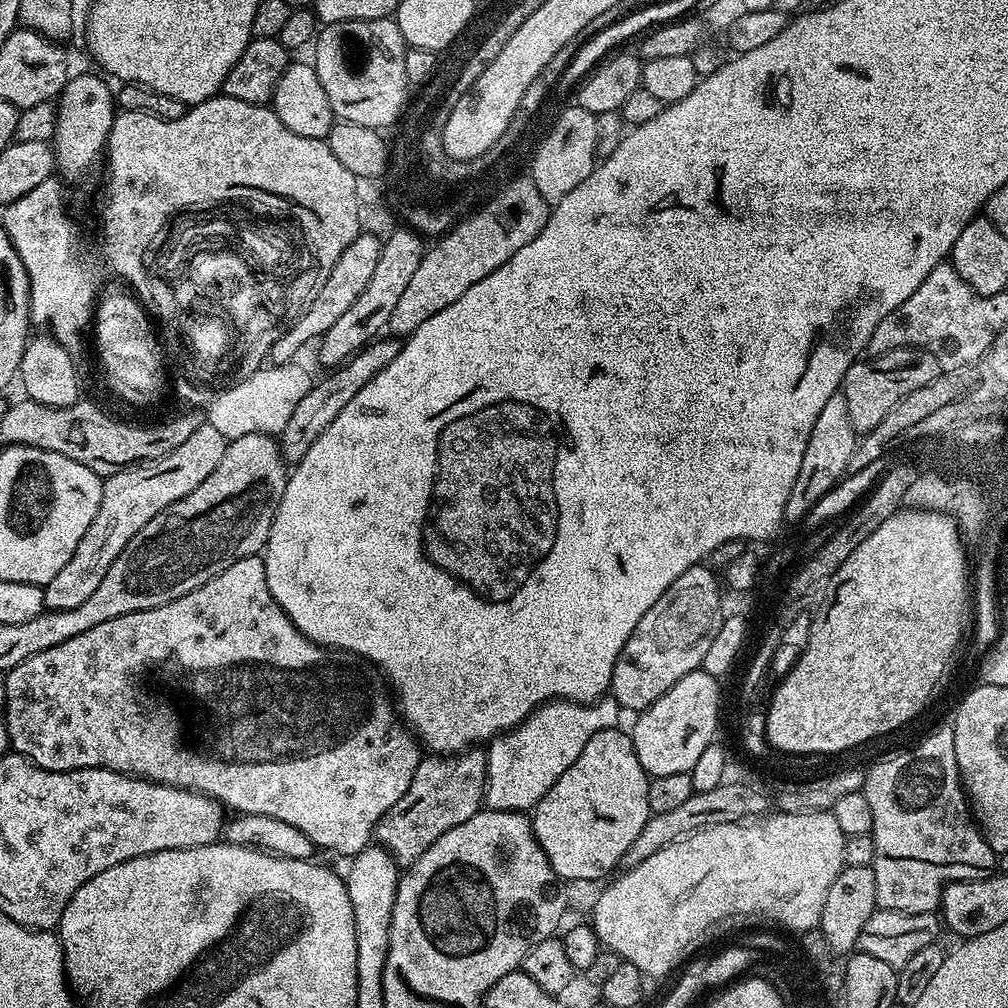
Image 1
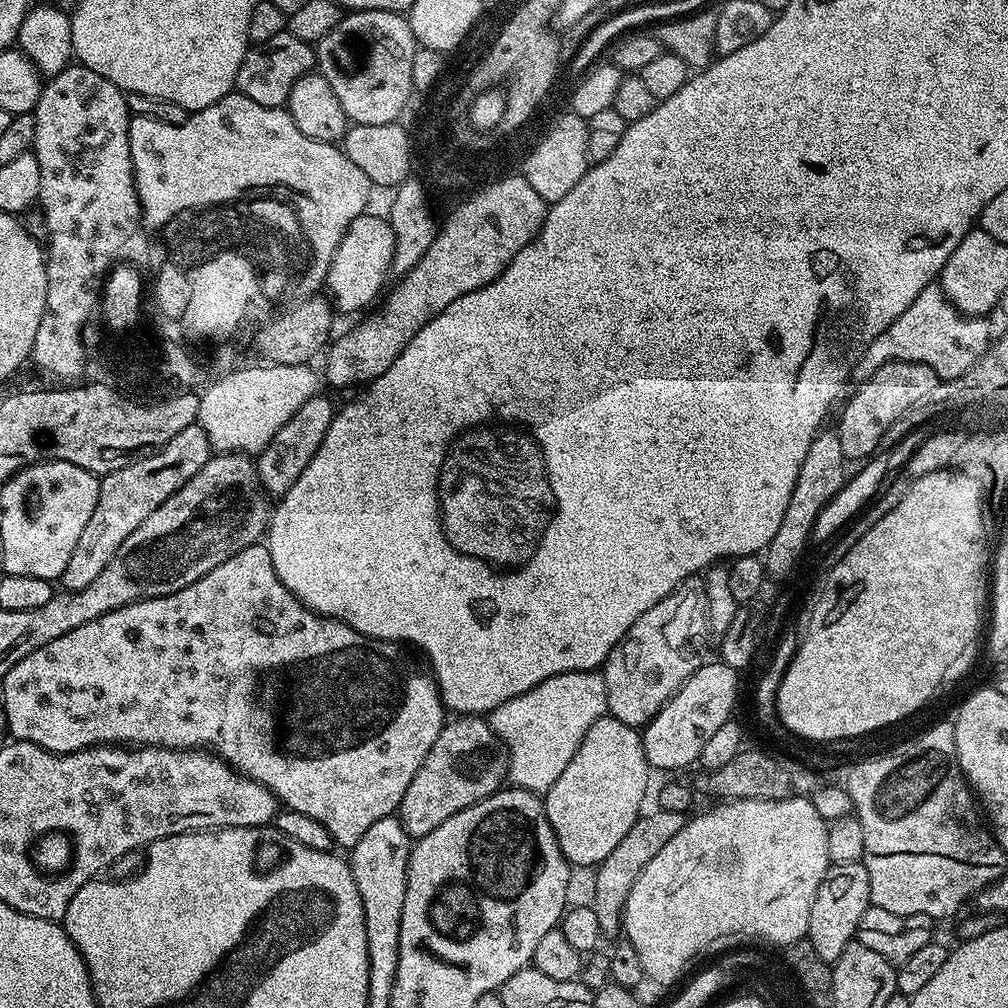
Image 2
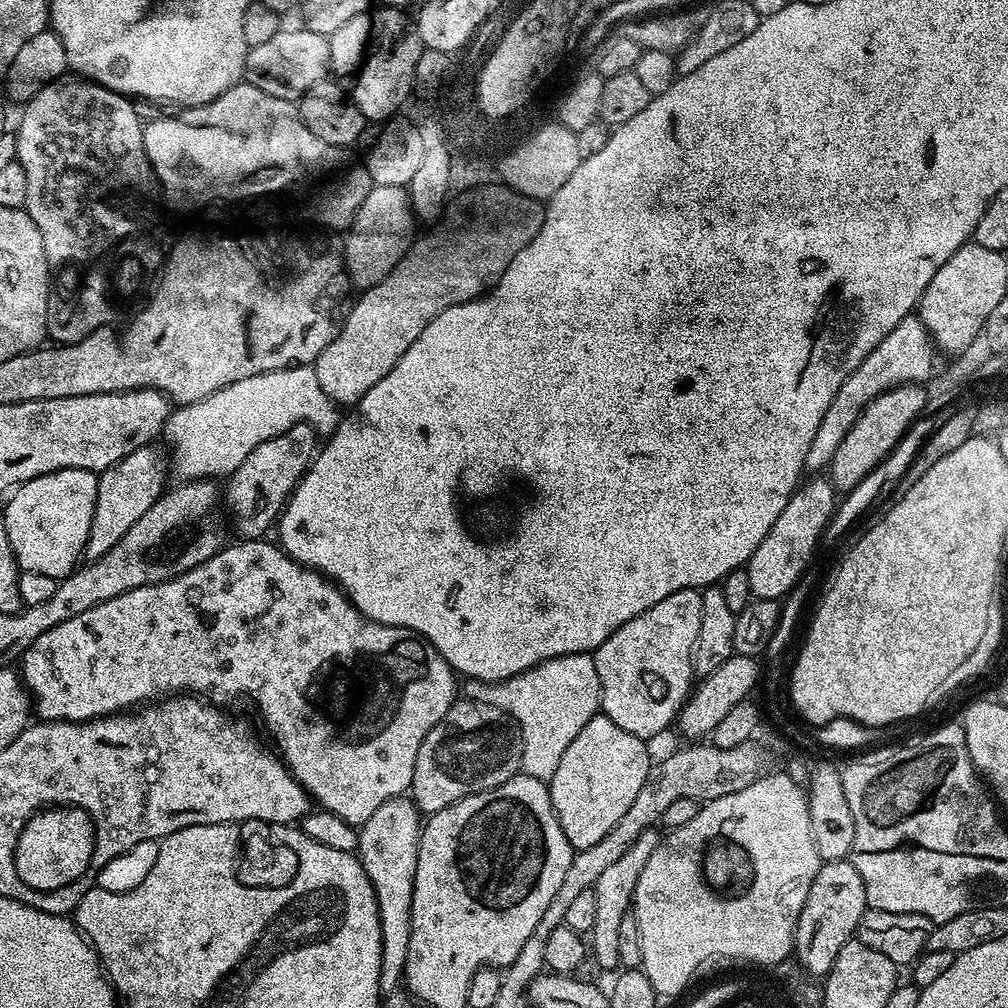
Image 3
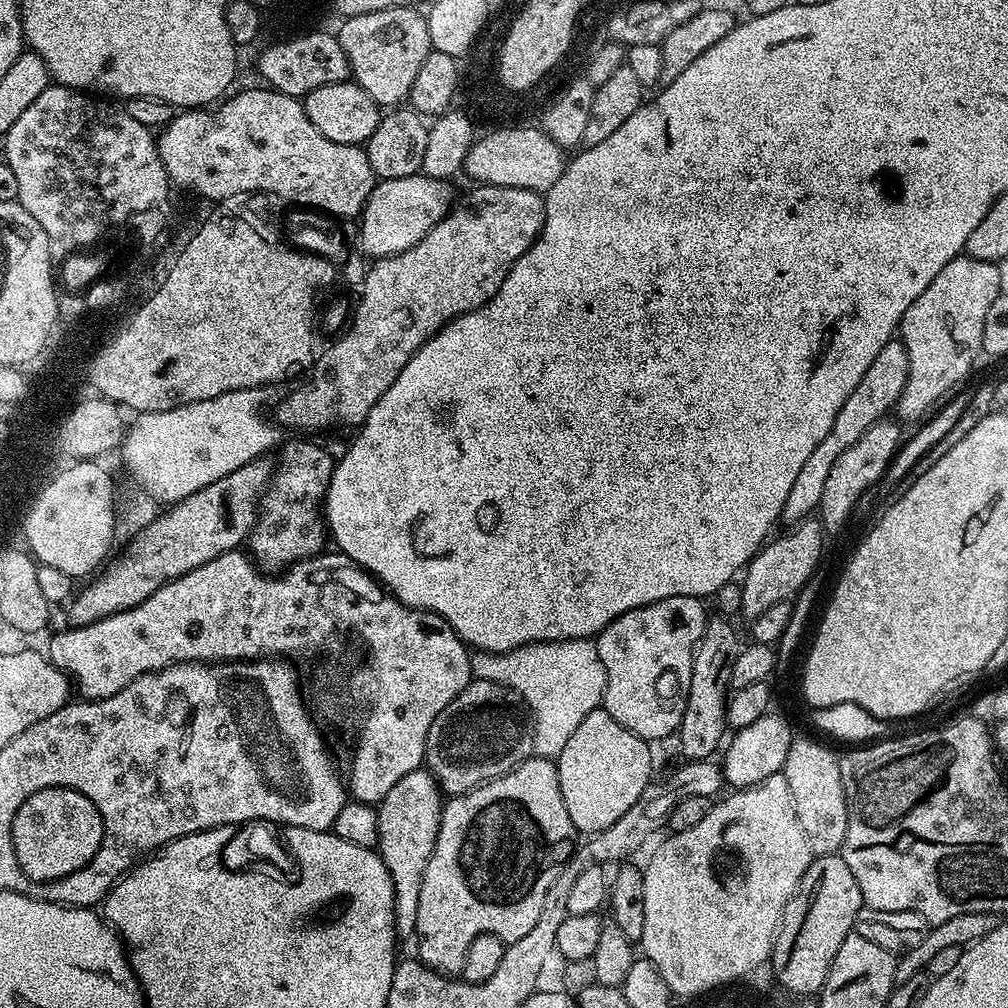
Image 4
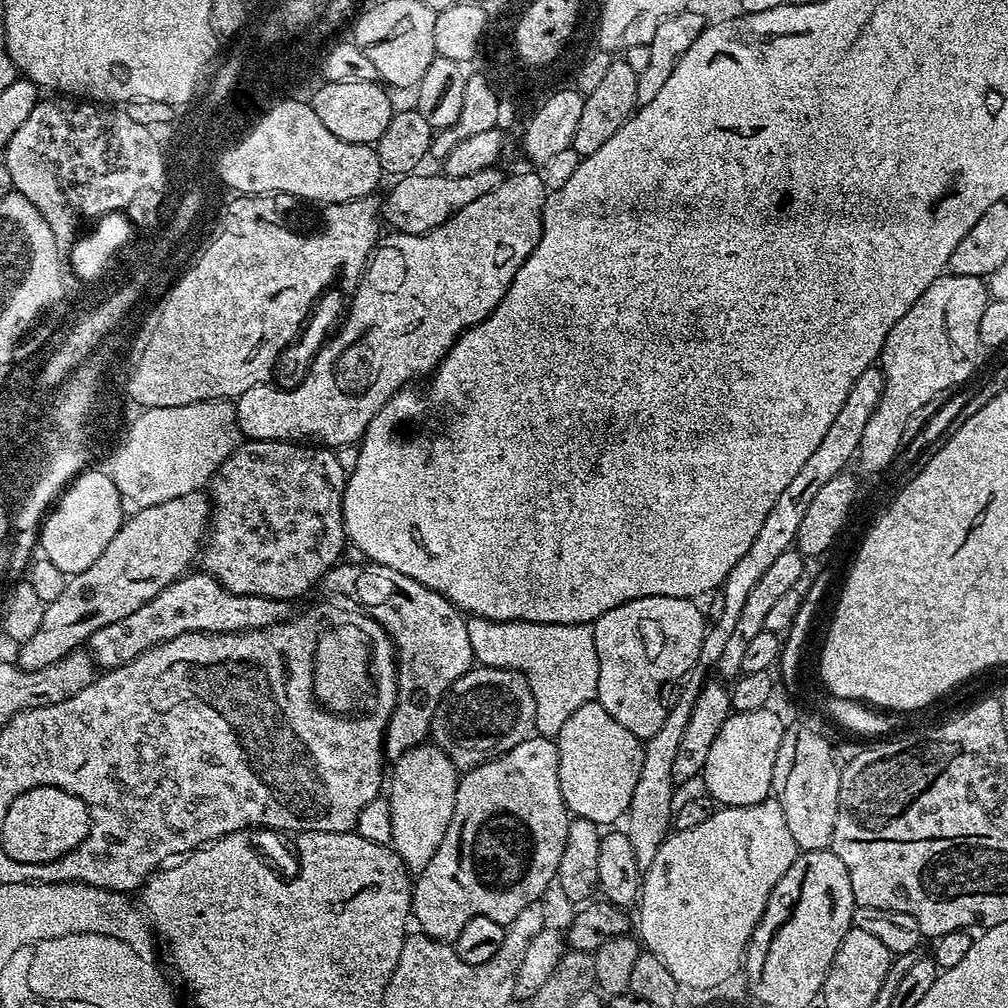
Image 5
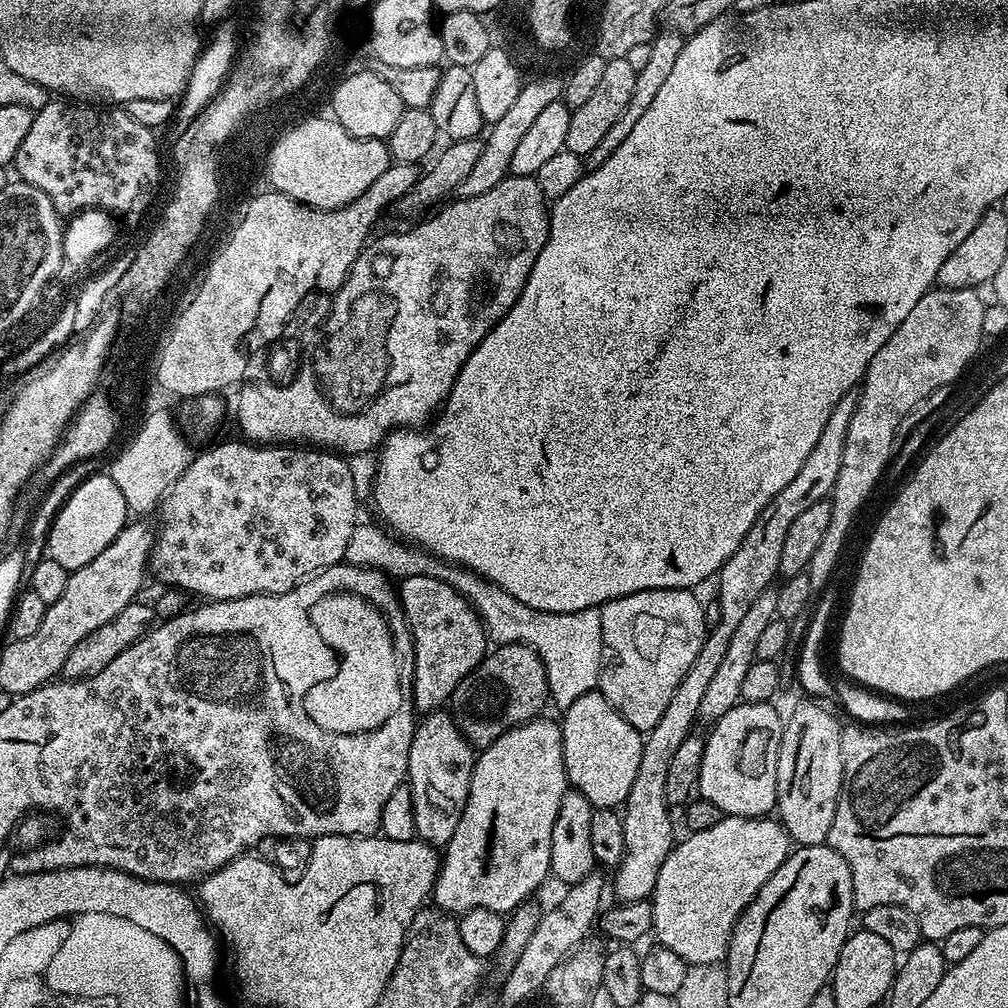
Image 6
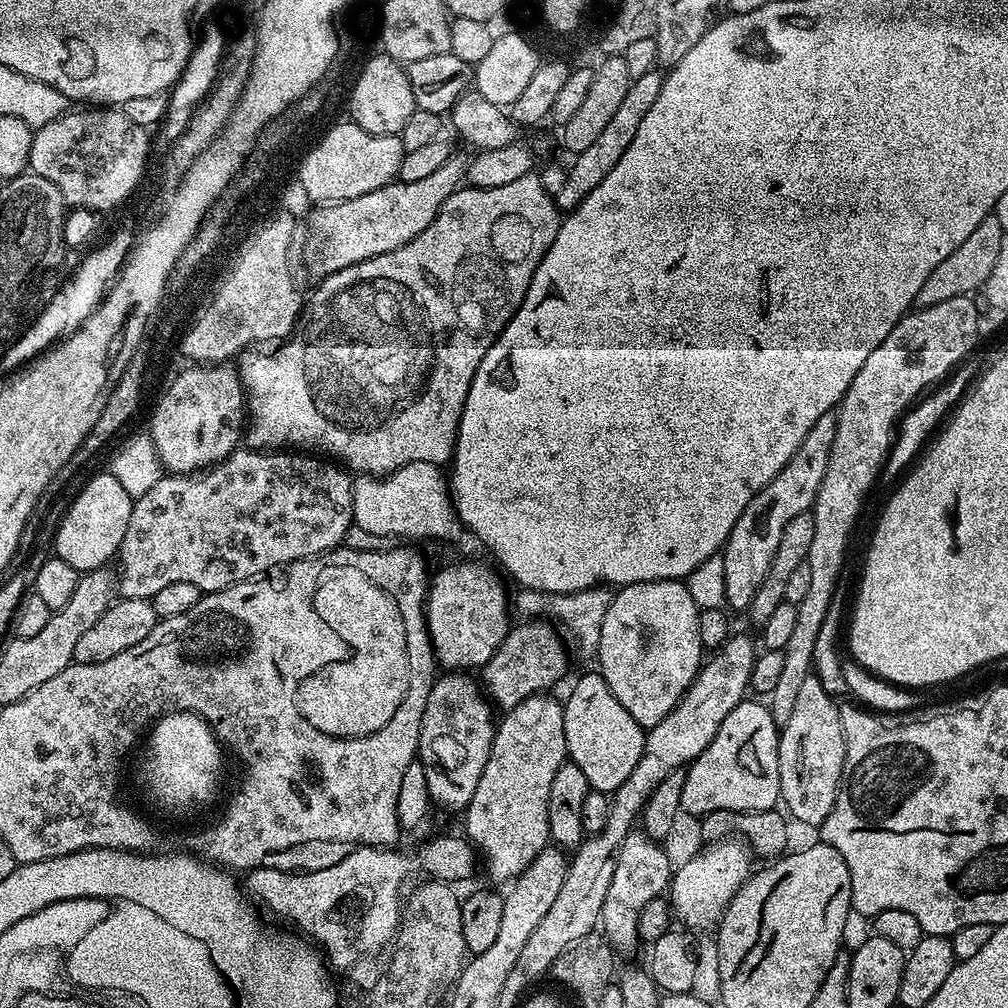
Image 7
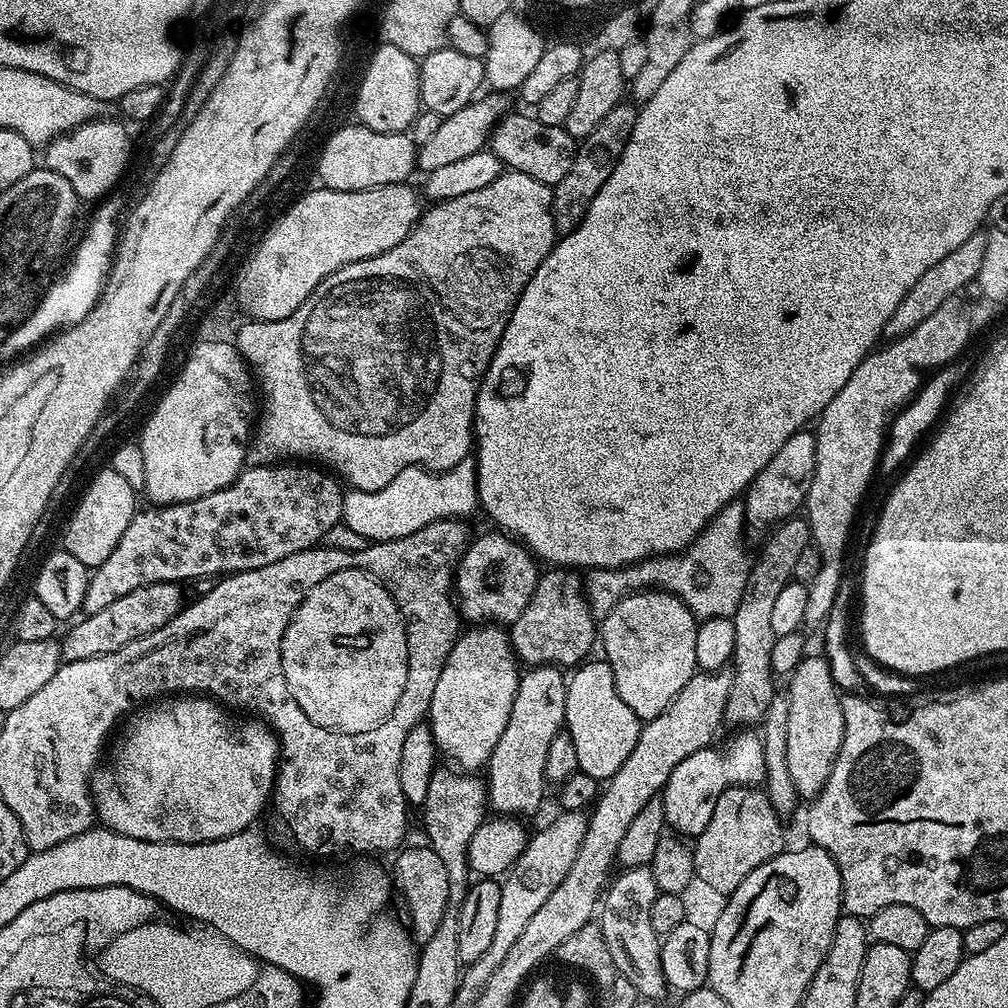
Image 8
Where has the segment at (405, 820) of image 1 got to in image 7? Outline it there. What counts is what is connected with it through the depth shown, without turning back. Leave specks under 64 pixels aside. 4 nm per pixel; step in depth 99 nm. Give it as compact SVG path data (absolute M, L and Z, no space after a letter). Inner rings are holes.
M532 618L527 622L520 622L517 628L516 625L509 627L506 638L482 668L483 691L497 709L500 707L500 710L507 710L518 706L518 702L526 698L547 693L567 674L568 652L555 630L557 631L544 618Z

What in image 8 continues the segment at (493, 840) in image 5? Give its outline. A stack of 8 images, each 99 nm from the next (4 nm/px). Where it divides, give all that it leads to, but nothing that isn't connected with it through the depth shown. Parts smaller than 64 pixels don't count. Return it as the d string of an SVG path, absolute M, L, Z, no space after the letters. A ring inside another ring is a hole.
M555 663L529 667L520 677L518 694L510 710L510 722L498 738L492 756L486 765L488 802L500 814L532 812L540 804L546 785L546 756L550 754L550 742L564 727L564 707L568 693L565 673Z

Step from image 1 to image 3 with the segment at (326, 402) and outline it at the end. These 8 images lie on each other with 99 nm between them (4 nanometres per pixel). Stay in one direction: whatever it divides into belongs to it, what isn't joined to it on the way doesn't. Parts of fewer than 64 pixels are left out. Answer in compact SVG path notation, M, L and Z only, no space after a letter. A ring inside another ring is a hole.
M307 423L290 426L277 437L262 442L246 455L226 484L226 504L232 507L232 520L241 537L258 540L265 535L268 527L277 523L292 491L300 482L300 477L308 470L317 451L318 435L316 429Z

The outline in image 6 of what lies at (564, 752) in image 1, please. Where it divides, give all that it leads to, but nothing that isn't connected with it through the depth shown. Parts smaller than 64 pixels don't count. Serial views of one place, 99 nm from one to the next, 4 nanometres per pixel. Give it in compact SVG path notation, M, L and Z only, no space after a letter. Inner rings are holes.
M357 523L346 546L344 560L347 563L359 568L379 568L392 578L429 576L444 580L454 590L462 593L480 613L480 621L493 645L525 644L540 655L548 679L548 695L551 703L557 704L557 709L569 708L571 704L578 702L578 698L582 698L582 694L593 691L599 685L600 670L606 660L600 608L587 608L566 614L534 610L518 602L518 598L506 594L502 586L484 579L477 572L461 568L458 564L450 564L424 548L413 546L389 534L379 523L376 524Z

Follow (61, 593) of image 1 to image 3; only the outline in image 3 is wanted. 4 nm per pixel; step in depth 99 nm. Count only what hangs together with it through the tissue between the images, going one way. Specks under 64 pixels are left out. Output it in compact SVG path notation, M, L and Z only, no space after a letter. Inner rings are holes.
M156 446L134 450L105 472L99 473L90 538L84 547L84 556L89 561L102 558L102 554L122 542L126 530L130 530L130 526L134 526L134 522L138 522L138 518L142 518L142 514L146 514L146 510L150 510L150 506L154 506L154 502L158 502L158 498L164 495L164 479L168 474L170 476L169 461L164 461L163 454Z

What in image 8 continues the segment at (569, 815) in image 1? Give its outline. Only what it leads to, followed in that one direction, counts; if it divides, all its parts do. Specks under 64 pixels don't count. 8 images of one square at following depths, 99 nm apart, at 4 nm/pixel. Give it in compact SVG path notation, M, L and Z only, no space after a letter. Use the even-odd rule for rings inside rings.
M585 659L573 671L577 672L567 677L564 717L574 750L578 750L579 771L598 782L607 782L620 769L622 762L630 758L630 750L634 750L634 742L638 742L642 721L622 700L614 680L614 670L610 670L607 660L592 659Z

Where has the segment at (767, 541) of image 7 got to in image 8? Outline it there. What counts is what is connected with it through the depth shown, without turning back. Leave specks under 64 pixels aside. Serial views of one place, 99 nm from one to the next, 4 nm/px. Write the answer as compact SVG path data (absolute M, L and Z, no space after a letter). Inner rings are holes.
M801 430L790 434L782 442L782 450L766 462L766 466L752 481L746 492L748 502L744 504L746 516L752 520L772 520L788 518L801 511L808 494L808 483L814 478L814 458L816 457L816 437L811 431Z

